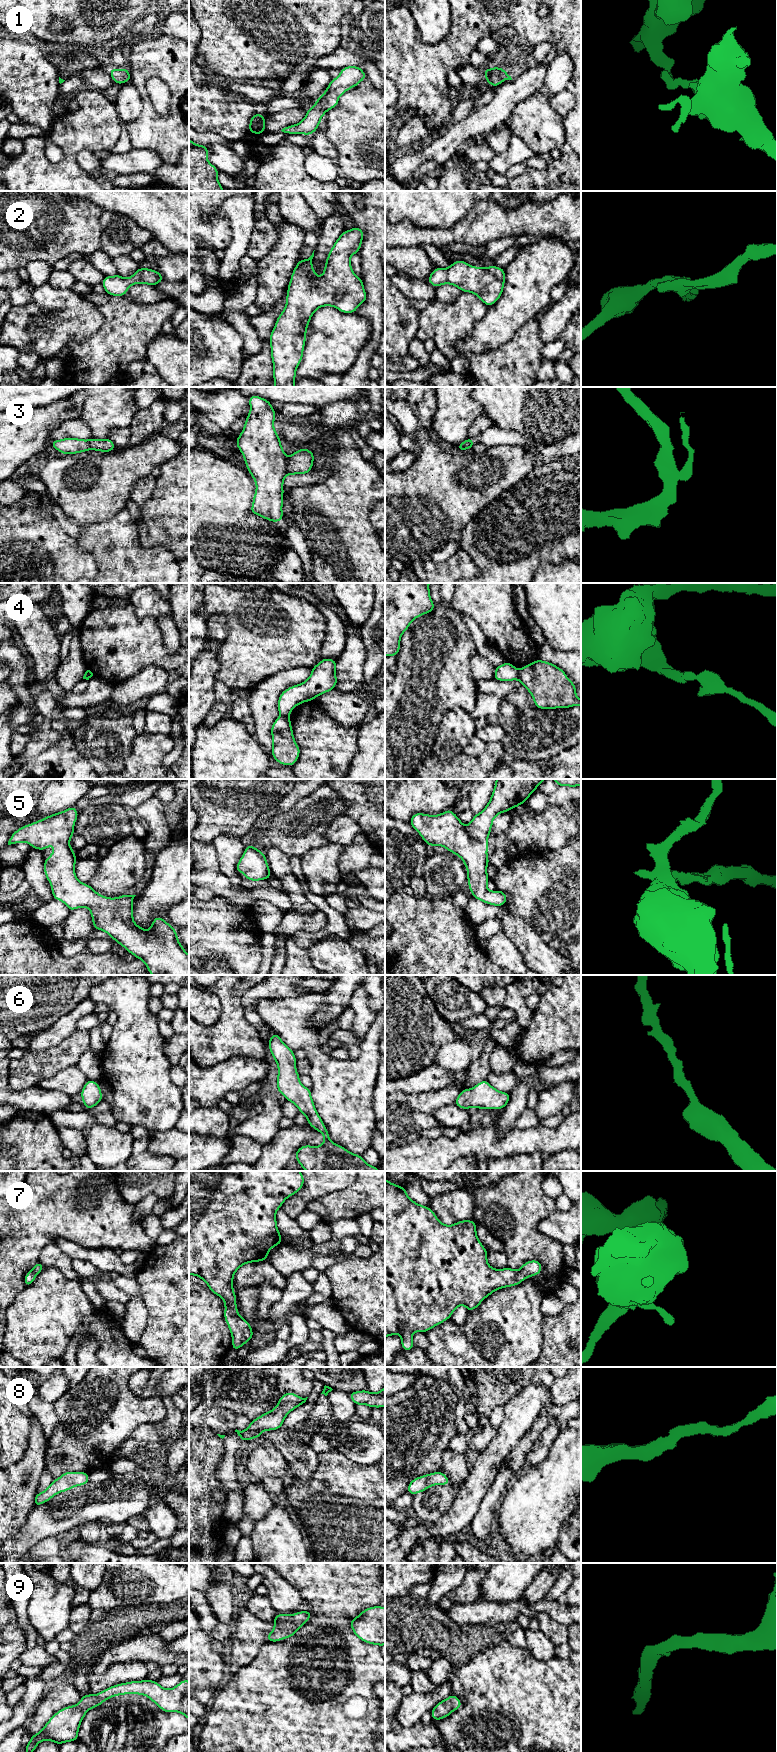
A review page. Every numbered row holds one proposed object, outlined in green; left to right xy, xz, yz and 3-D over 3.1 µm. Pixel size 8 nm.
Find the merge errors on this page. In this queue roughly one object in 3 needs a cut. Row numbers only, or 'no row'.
3, 4

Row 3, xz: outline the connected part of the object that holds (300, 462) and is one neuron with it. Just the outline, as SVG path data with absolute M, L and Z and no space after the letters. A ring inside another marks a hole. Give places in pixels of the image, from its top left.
M307 448L298 449L286 462L286 475L307 474L312 470L314 453Z

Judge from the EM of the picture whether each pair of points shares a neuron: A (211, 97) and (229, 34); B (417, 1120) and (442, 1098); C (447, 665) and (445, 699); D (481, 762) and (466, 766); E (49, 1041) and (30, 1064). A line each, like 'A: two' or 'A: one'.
A: two
B: two
C: one
D: one
E: two

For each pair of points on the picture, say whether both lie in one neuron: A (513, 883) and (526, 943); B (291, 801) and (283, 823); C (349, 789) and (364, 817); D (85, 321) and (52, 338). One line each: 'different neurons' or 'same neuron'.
A: different neurons
B: different neurons
C: same neuron
D: same neuron

